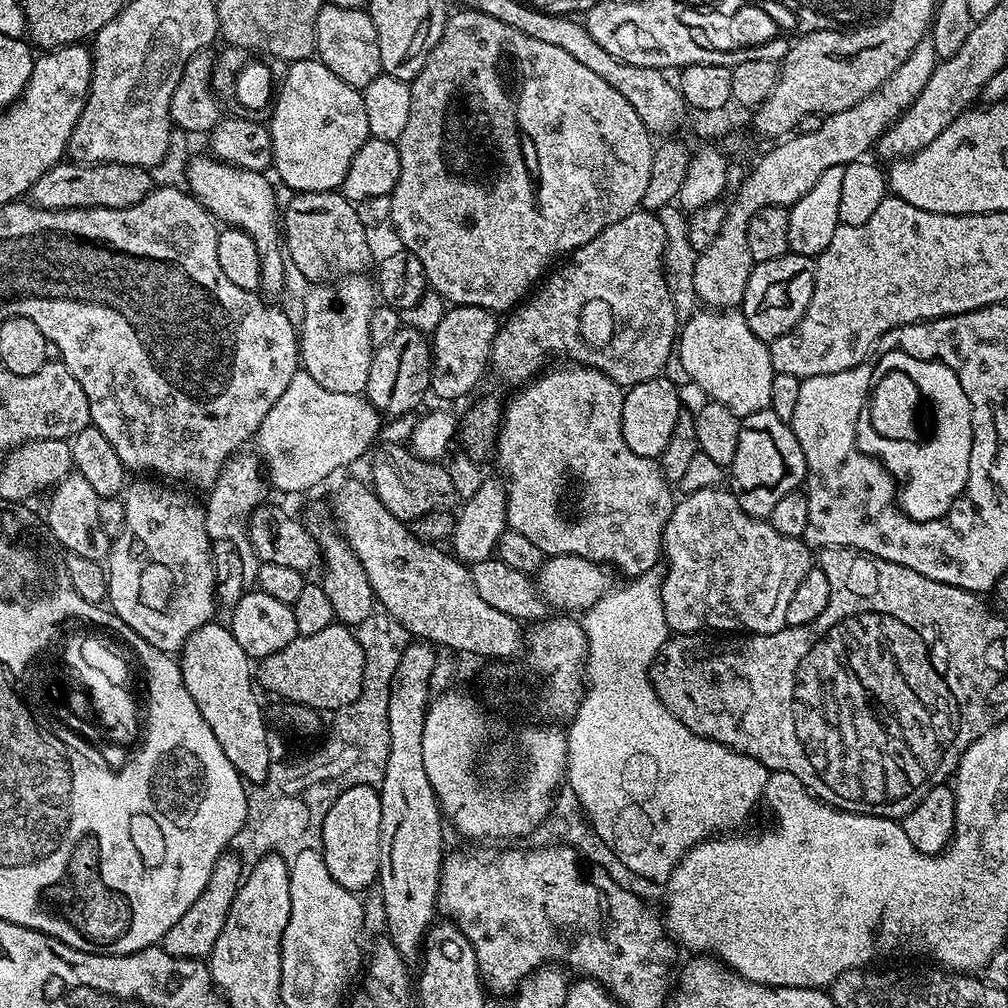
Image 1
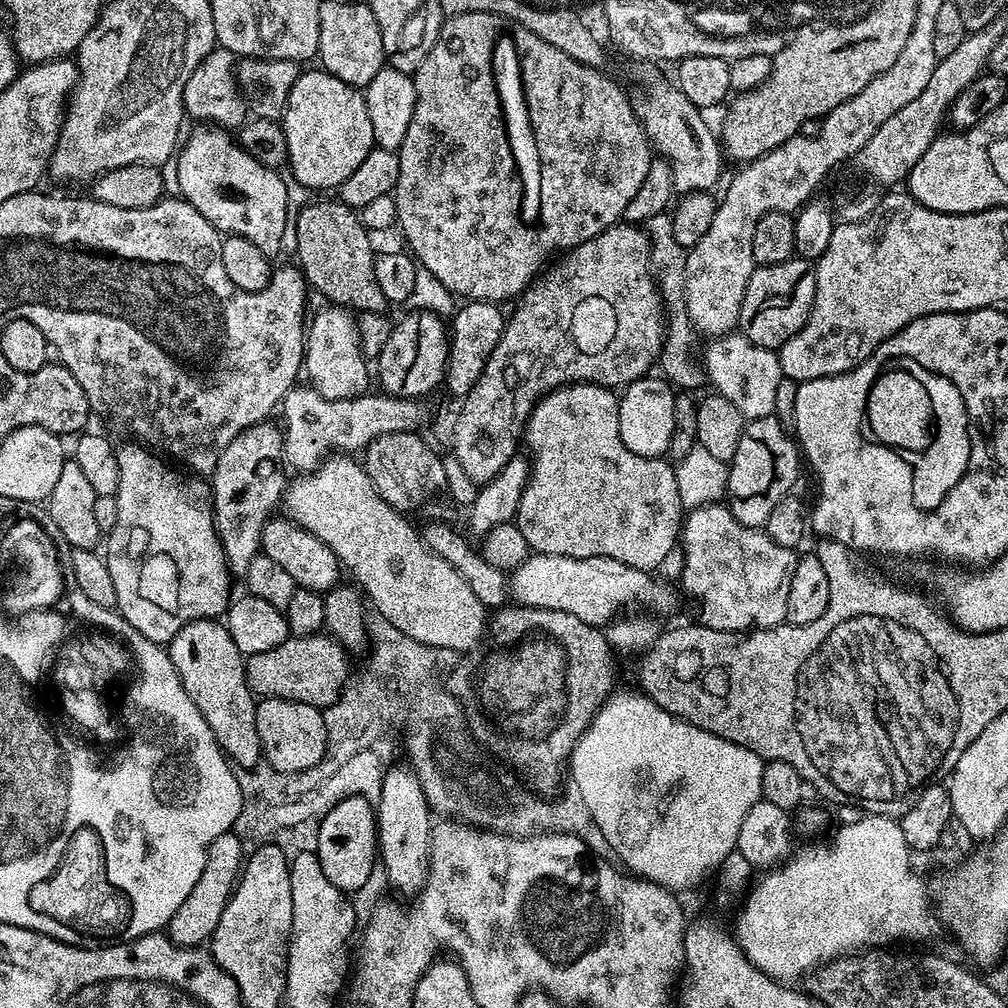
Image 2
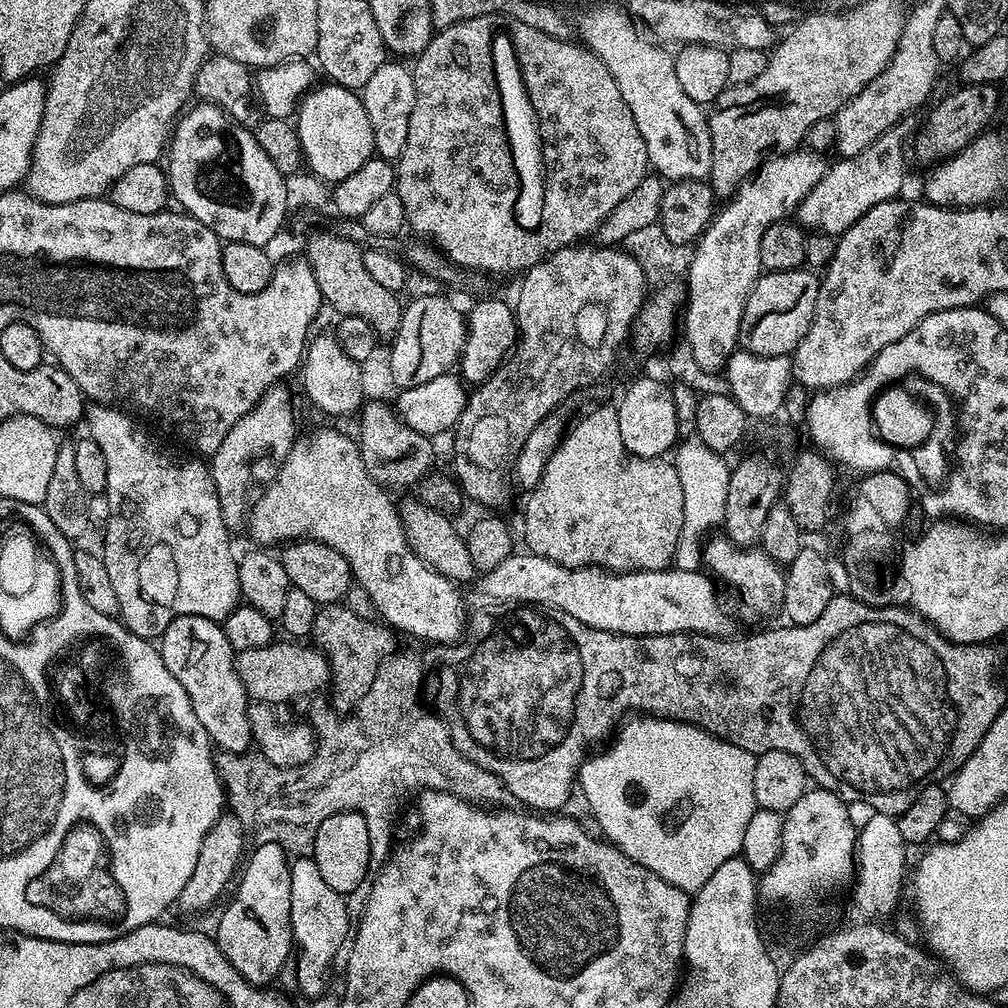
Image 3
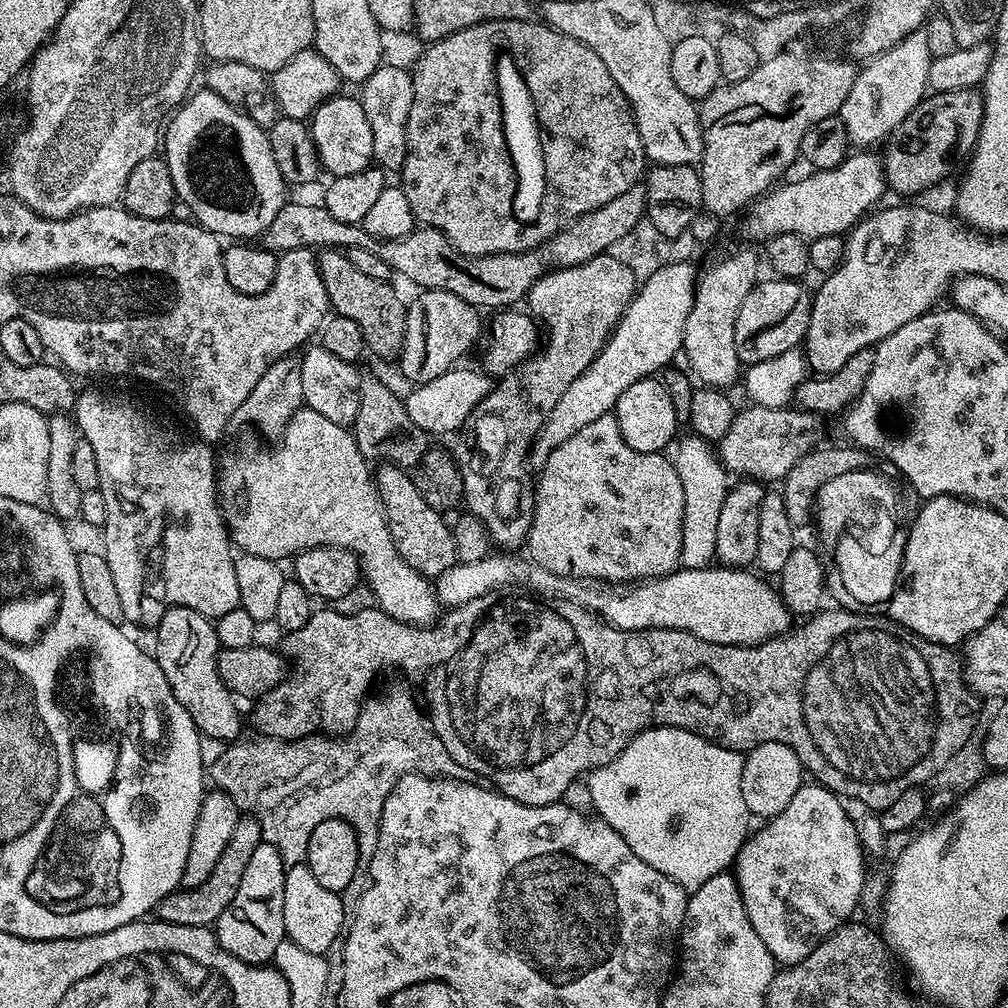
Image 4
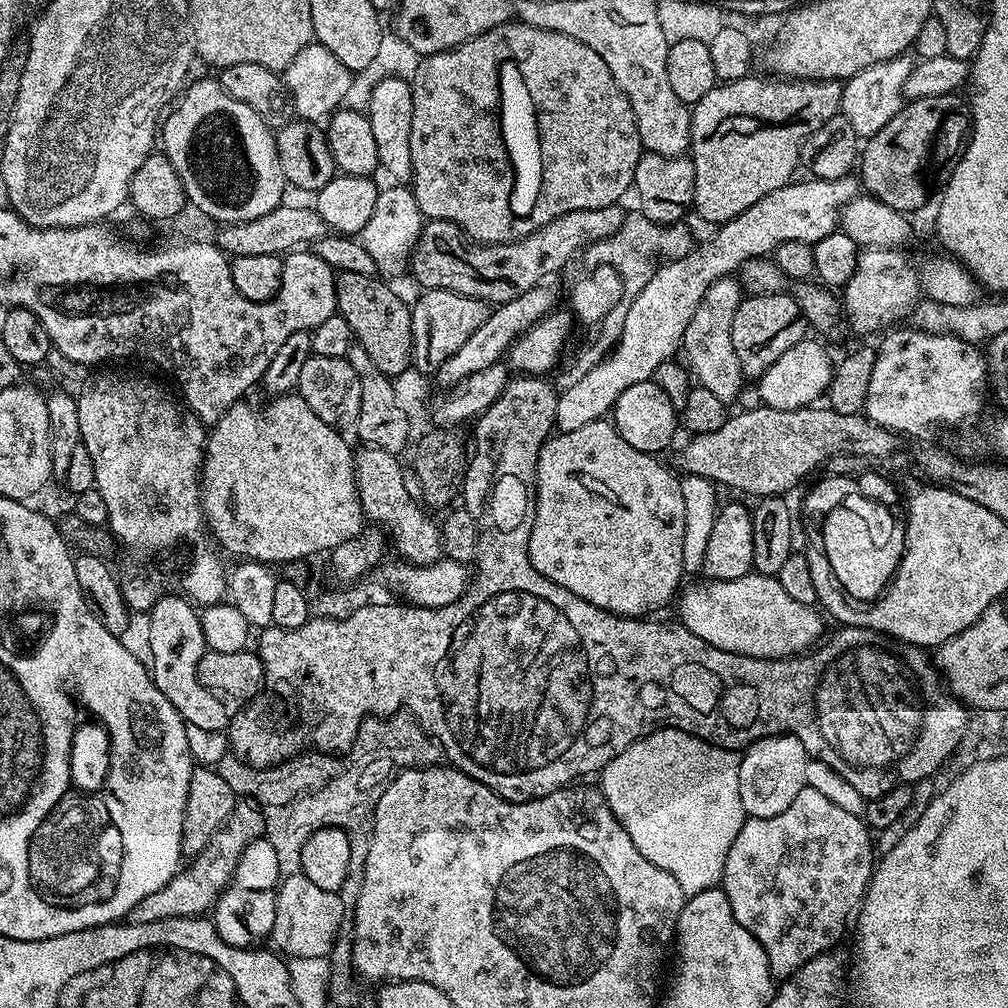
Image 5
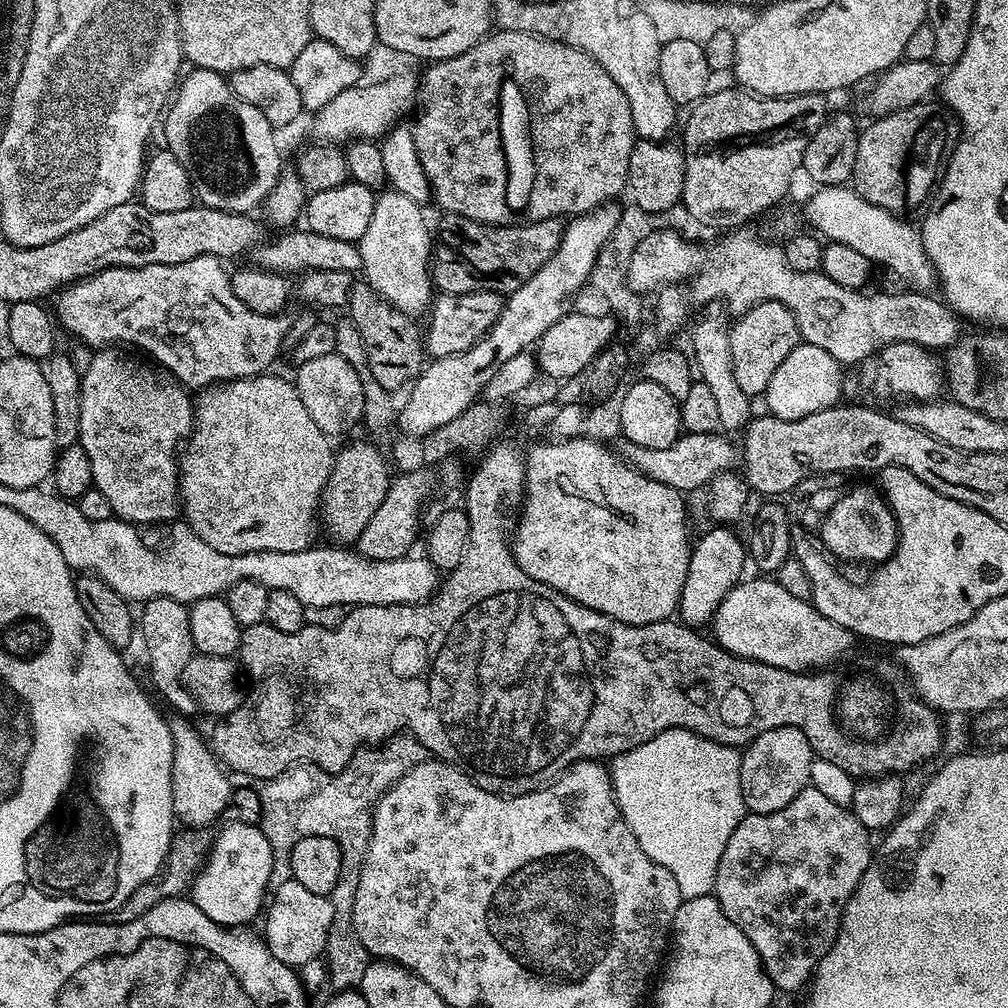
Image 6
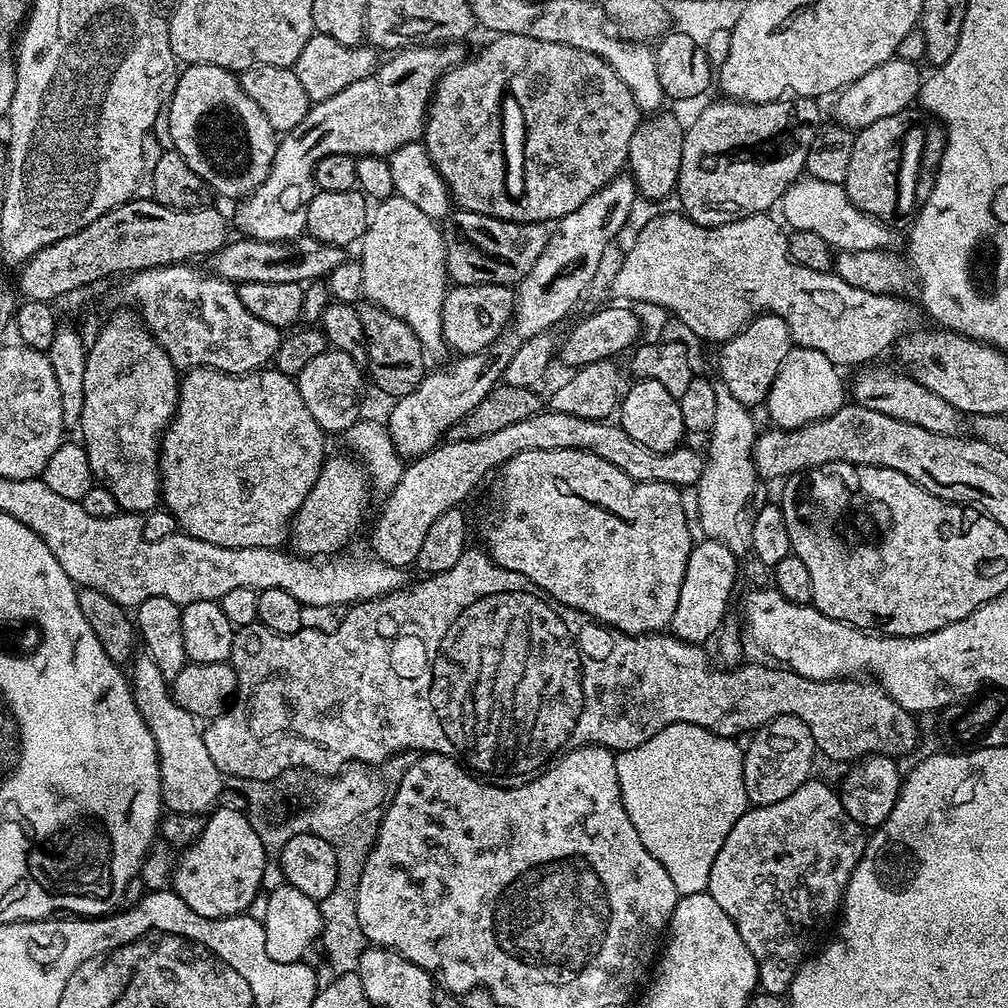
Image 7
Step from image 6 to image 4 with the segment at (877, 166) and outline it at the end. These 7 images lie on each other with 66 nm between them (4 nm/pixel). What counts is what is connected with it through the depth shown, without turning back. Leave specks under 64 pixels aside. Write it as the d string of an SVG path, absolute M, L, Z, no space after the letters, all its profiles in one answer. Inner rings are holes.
M975 88L966 90L950 90L949 92L932 92L925 95L920 105L910 110L908 117L892 131L883 145L882 163L884 165L884 179L887 187L904 196L912 196L915 192L924 192L932 188L948 172L952 160L959 156L967 157L976 147L976 139L980 133L980 123L984 117L984 97Z

